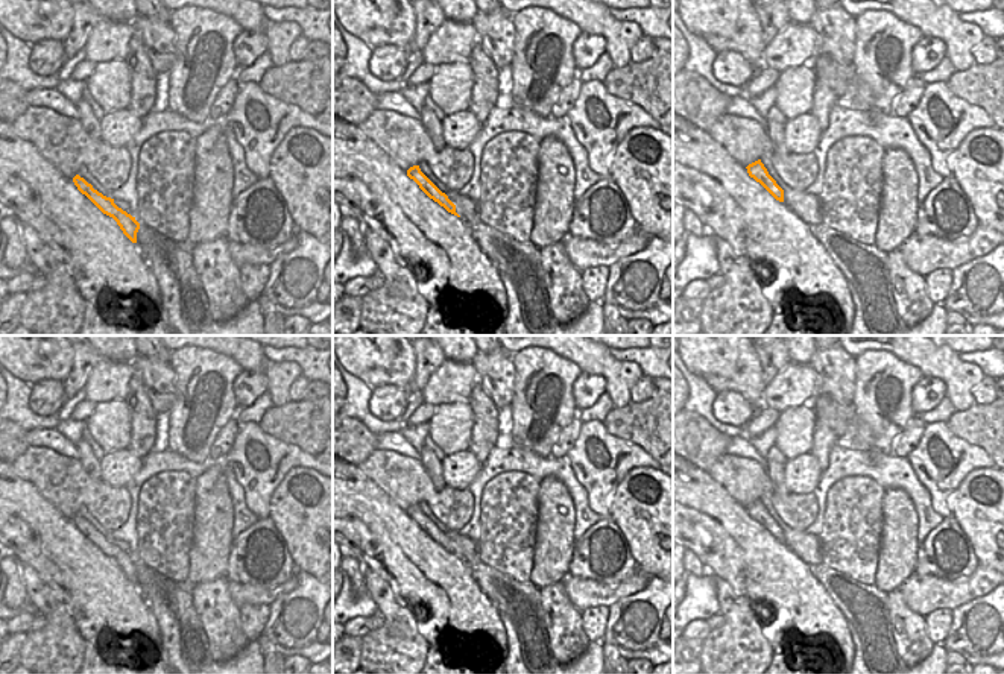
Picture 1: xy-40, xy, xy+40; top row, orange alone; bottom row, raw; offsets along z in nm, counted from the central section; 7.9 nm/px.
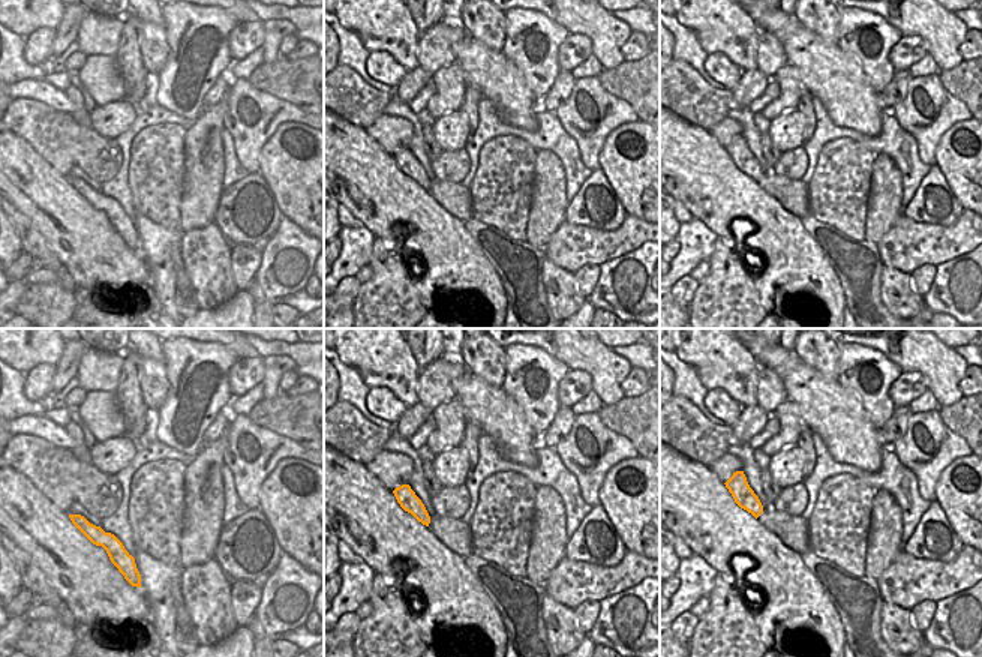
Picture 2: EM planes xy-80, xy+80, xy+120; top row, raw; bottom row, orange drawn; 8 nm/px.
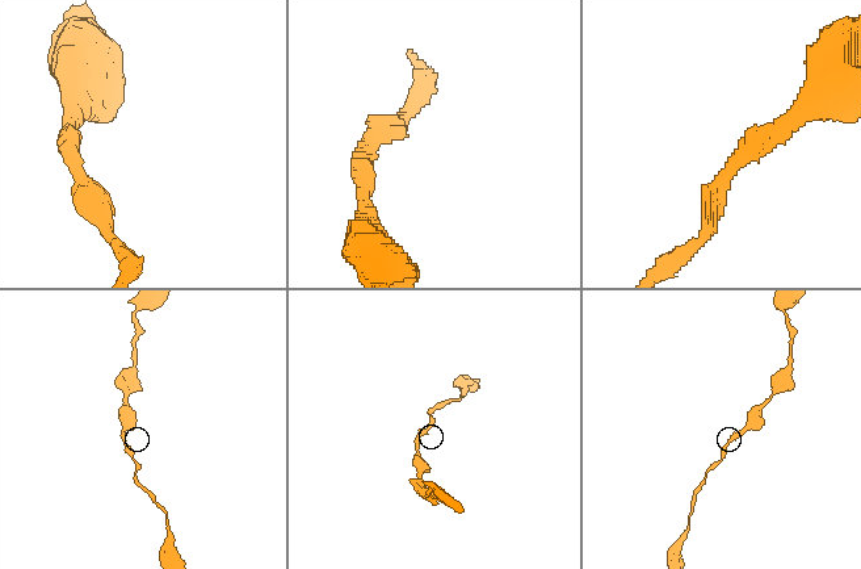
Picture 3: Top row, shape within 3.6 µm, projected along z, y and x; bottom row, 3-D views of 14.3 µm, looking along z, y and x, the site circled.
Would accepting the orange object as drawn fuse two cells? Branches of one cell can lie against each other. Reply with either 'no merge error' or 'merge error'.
no merge error

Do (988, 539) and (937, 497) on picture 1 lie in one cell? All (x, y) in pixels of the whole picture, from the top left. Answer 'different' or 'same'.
different

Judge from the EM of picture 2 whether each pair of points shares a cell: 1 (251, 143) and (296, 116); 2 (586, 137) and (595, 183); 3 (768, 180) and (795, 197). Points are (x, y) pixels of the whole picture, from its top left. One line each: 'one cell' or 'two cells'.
1: one cell
2: two cells
3: one cell

